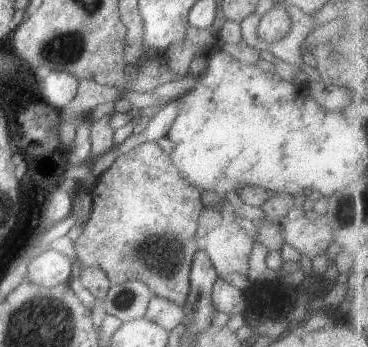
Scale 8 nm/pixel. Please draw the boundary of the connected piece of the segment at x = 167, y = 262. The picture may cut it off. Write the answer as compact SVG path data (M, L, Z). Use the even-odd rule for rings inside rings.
M156 141L135 146L133 150L117 156L109 168L97 176L89 194L92 197L90 217L82 225L81 234L73 241L75 258L81 267L100 268L111 285L141 281L153 295L183 307L189 294L191 260L200 246L193 234L204 206L199 200L199 190L181 178L170 154L163 151Z

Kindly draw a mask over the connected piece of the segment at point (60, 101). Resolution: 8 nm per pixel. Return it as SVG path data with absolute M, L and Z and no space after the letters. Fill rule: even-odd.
M53 69L38 82L41 98L57 108L63 107L75 96L77 86L78 78L68 72Z

